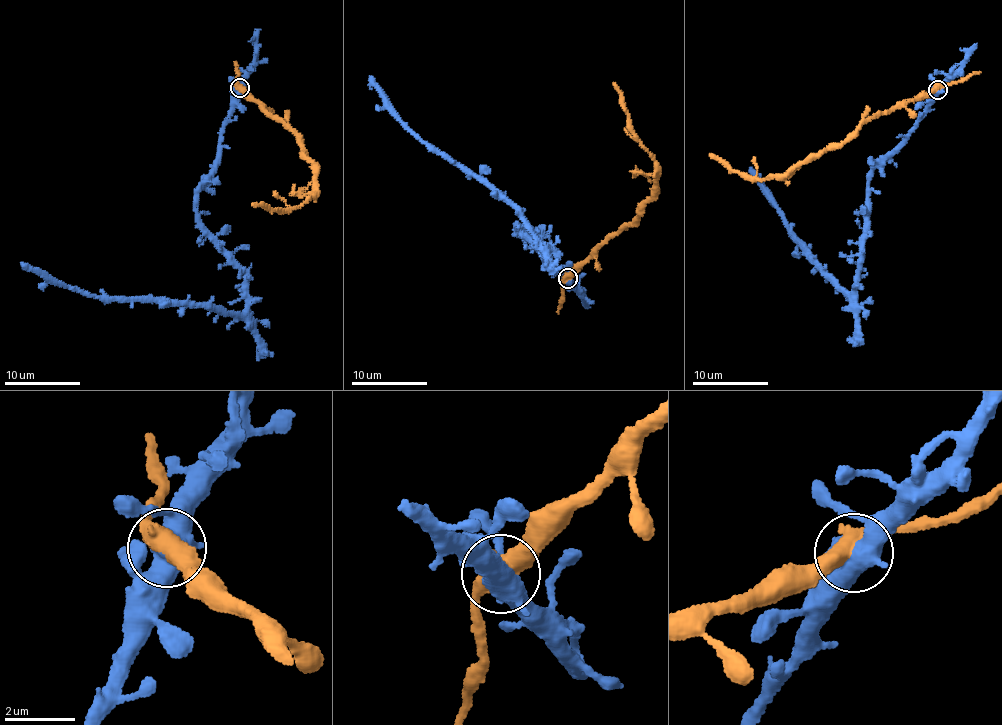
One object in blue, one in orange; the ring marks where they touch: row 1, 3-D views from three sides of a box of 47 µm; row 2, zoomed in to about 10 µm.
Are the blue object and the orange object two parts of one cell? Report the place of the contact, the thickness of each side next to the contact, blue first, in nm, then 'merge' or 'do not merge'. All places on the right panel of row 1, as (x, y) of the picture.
place (937, 89); calibres 480 and 500 nm; do not merge

